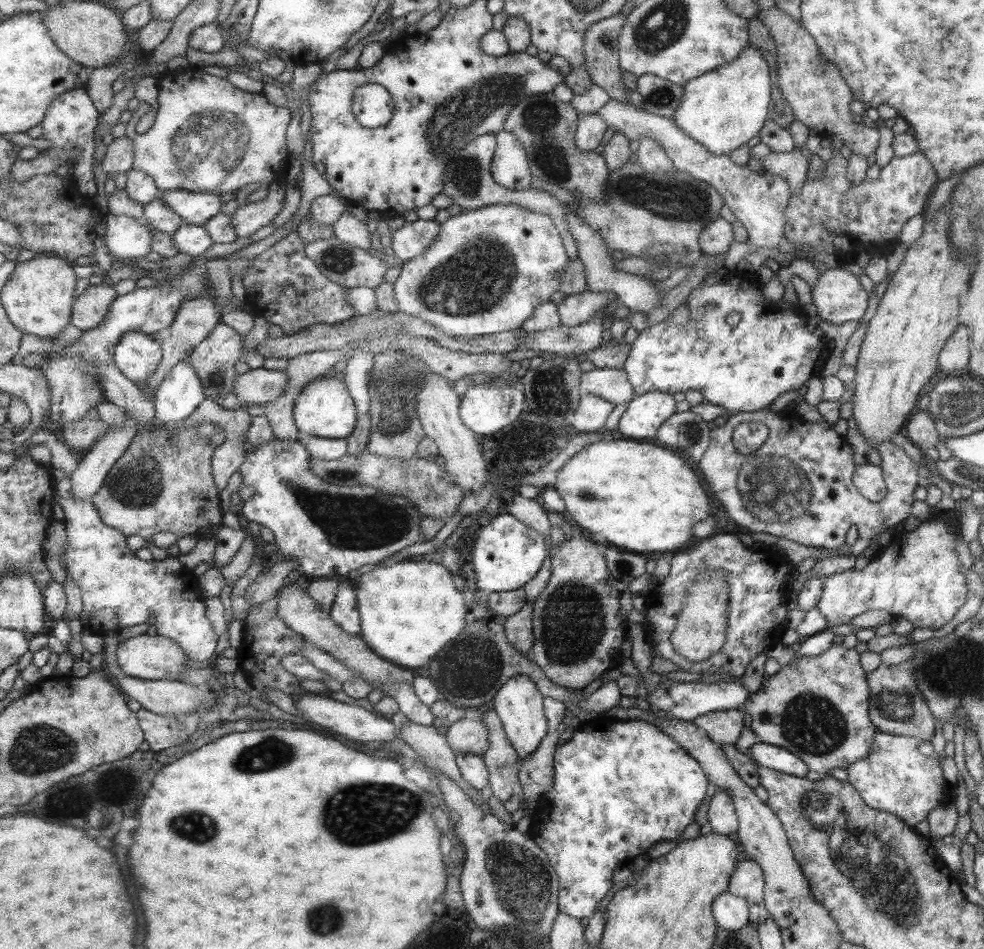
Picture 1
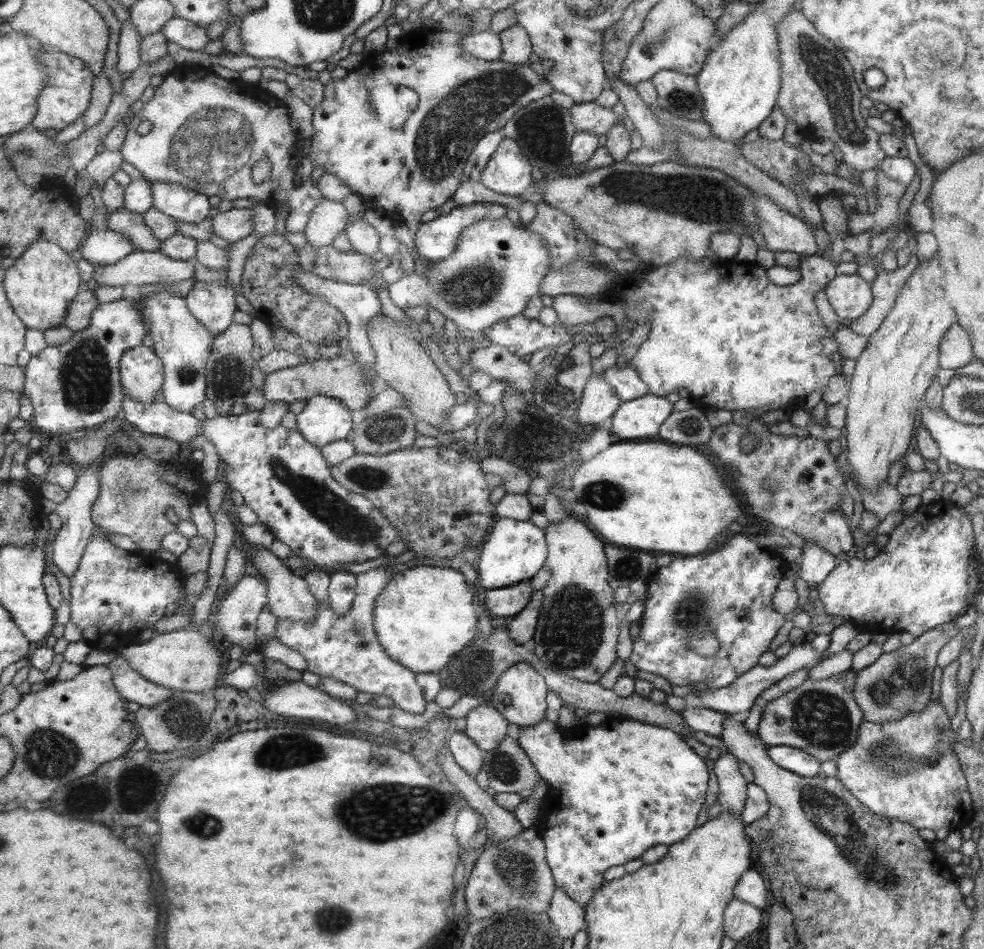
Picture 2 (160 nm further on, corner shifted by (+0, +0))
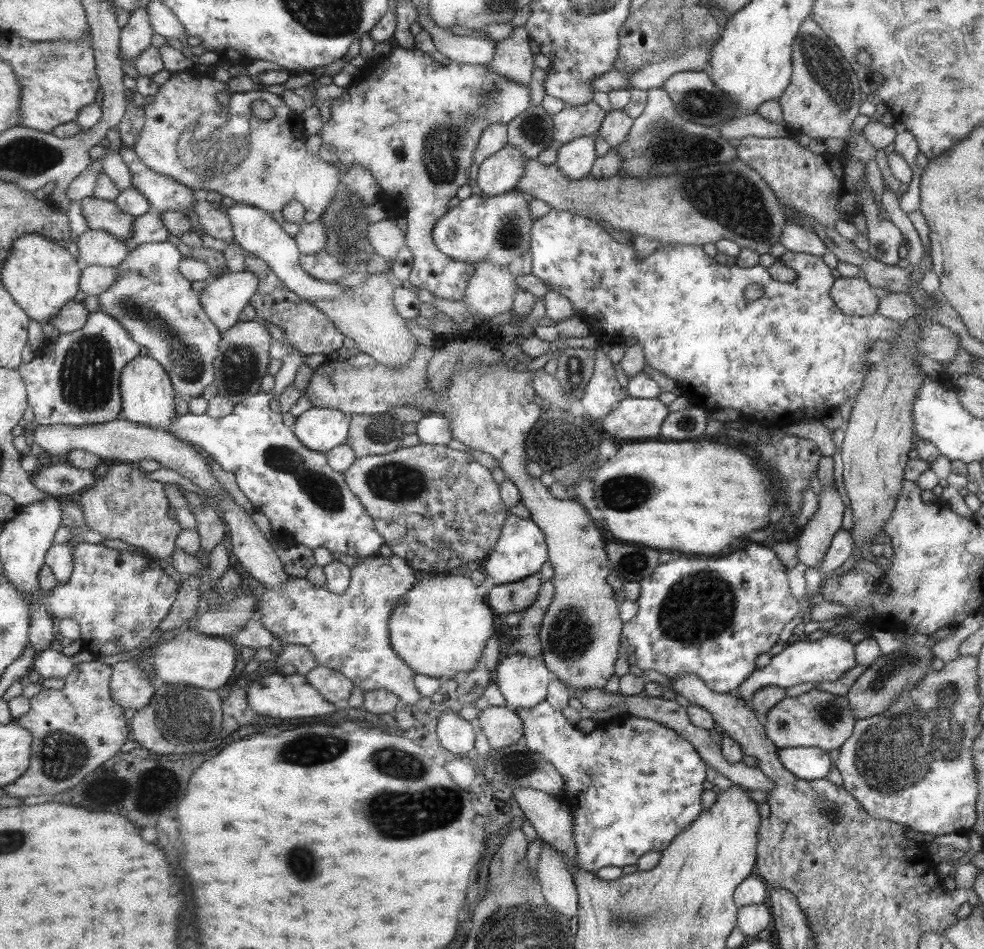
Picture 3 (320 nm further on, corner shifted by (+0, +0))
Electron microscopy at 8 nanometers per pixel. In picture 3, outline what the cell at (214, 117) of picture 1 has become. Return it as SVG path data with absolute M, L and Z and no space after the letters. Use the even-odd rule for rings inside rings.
M191 70L181 73L172 73L172 78L160 86L151 104L146 104L145 127L133 152L156 173L174 177L177 182L191 188L196 195L206 192L218 192L221 196L231 198L235 203L269 213L273 221L285 234L291 238L300 229L292 223L283 220L281 211L283 206L297 200L305 209L304 220L306 224L319 220L321 214L328 209L329 202L333 202L342 169L330 162L323 162L319 156L309 156L305 150L305 138L301 132L301 116L293 114L281 100L281 96L273 96L267 91L251 90L229 93L226 106L221 106L215 98L217 93L222 94L227 84L217 82L215 79L205 78L194 74ZM259 100L269 104L275 110L275 117L269 121L259 121L251 117L251 104Z

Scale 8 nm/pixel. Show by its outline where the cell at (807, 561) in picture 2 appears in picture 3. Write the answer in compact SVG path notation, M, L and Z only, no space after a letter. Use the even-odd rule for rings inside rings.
M815 485L817 510L799 530L797 560L811 568L819 568L833 535L840 529L845 505L837 487Z

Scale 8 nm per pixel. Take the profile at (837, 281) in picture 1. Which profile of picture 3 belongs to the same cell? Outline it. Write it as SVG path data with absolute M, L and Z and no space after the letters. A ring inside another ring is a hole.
M858 276L838 277L832 284L832 301L845 315L869 316L877 310L877 298L869 285Z

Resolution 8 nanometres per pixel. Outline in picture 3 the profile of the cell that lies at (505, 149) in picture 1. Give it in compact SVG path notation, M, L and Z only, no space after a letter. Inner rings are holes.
M507 144L503 149L493 154L492 157L481 161L475 178L477 186L475 191L487 197L492 197L517 189L517 182L519 182L521 176L524 174L525 164L527 164L527 158L521 155L521 152L517 148Z

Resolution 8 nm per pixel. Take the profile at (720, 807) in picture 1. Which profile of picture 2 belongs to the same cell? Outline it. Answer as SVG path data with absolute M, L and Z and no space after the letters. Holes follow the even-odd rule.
M729 751L721 753L713 763L713 774L718 782L717 800L720 812L739 815L745 802L745 780L739 773L737 758Z

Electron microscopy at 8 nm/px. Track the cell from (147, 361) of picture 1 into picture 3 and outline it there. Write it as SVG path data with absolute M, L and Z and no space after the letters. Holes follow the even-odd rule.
M139 356L125 367L120 384L122 392L124 418L137 424L145 424L151 428L168 430L174 418L179 416L177 412L177 392L172 378L156 359L151 356Z

